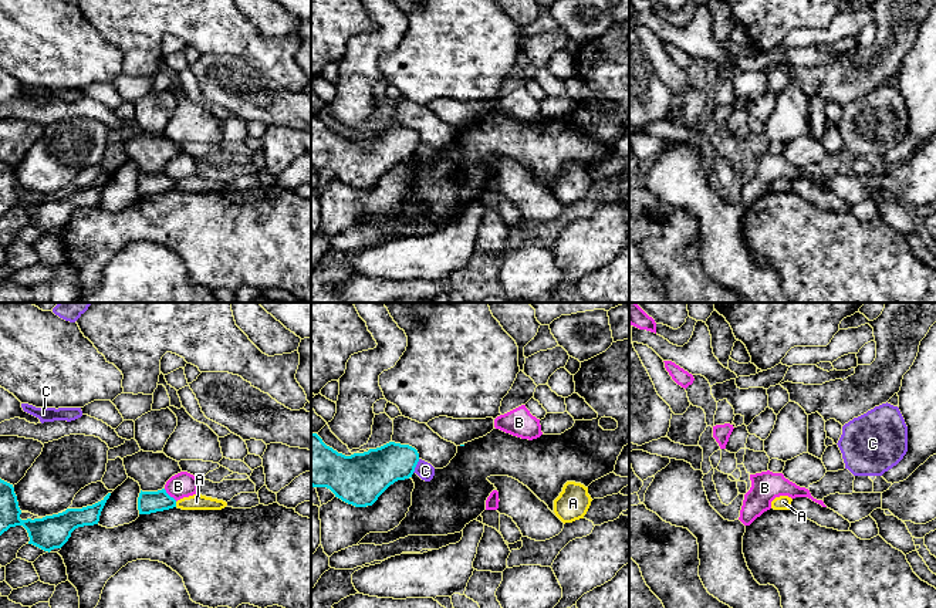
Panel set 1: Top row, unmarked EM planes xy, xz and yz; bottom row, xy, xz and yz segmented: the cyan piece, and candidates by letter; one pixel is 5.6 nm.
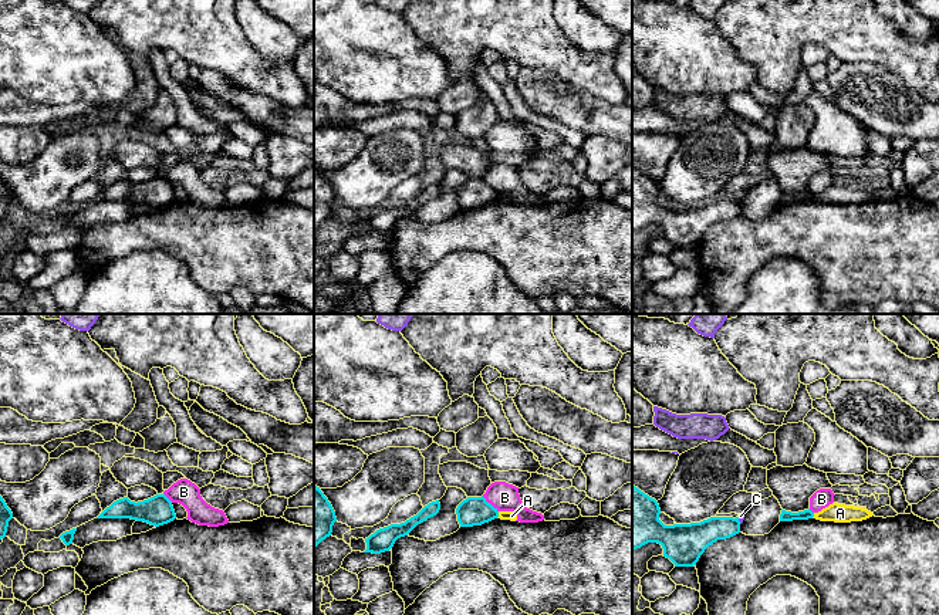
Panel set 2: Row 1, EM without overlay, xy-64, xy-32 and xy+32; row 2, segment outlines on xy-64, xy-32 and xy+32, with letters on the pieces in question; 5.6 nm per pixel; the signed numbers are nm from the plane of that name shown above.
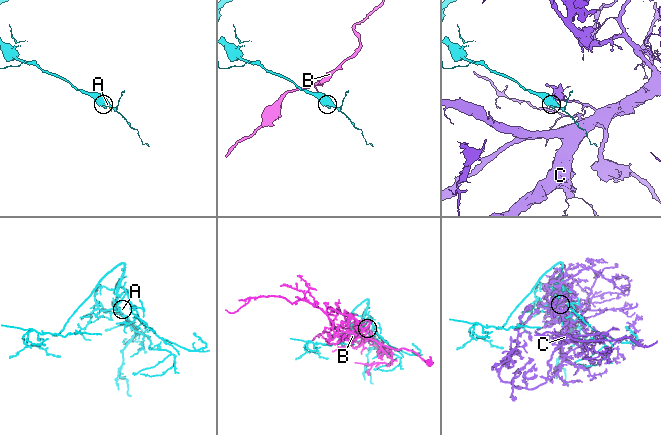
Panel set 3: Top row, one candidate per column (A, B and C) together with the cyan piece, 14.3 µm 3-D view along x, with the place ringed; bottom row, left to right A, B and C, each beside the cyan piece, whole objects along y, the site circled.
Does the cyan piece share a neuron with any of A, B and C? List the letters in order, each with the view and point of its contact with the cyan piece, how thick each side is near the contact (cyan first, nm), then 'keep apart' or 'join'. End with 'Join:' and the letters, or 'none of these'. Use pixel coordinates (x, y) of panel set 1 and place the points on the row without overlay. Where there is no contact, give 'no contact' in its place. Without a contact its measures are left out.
A: meets cyan in xy at (175, 186); 130 nm thick on the cyan side, 90 nm on the other; keep apart
B: meets cyan in xy at (169, 178); 130 nm thick on the cyan side, 140 nm on the other; keep apart
C: meets cyan in xz at (415, 148); 240 nm thick on the cyan side, 100 nm on the other; keep apart
Join: none of these

